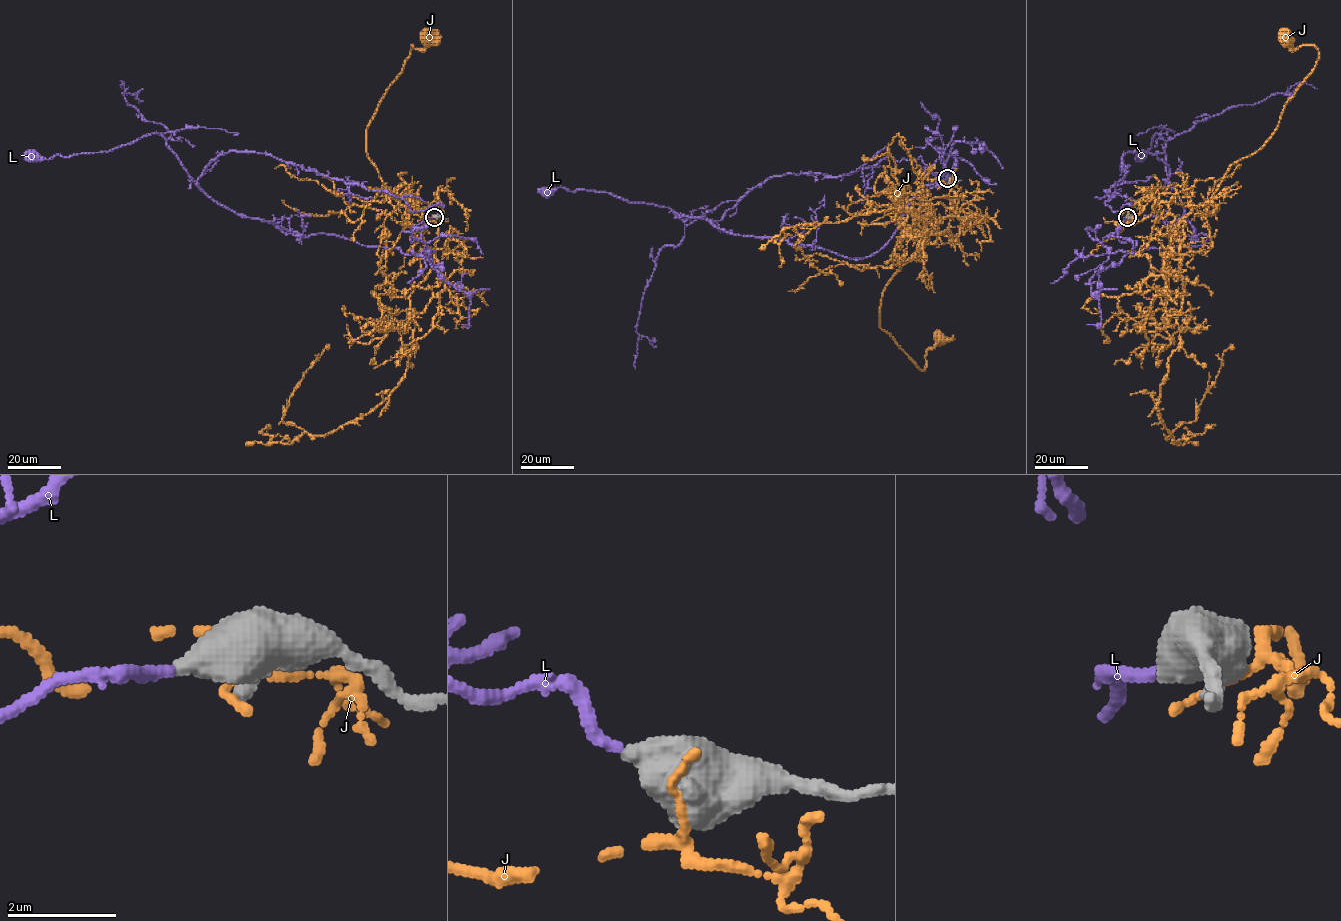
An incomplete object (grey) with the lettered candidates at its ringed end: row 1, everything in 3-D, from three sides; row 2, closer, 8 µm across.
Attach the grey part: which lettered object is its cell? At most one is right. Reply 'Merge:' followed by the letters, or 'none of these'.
Merge: L

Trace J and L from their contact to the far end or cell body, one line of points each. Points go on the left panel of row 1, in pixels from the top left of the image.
J: (436, 217), (390, 194), (366, 142), (379, 101), (425, 36)
L: (434, 217), (412, 232), (426, 244), (413, 254), (241, 217), (156, 133), (33, 156)

